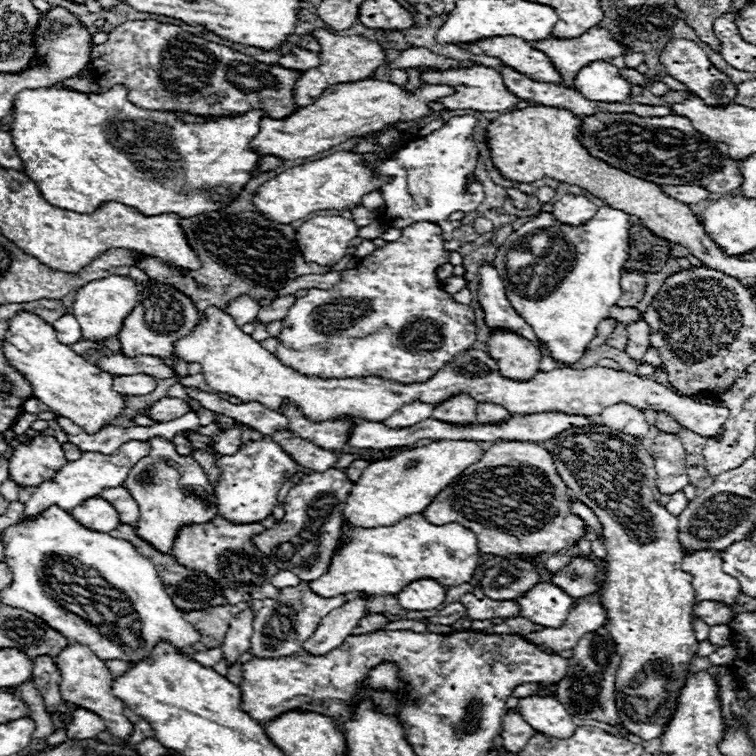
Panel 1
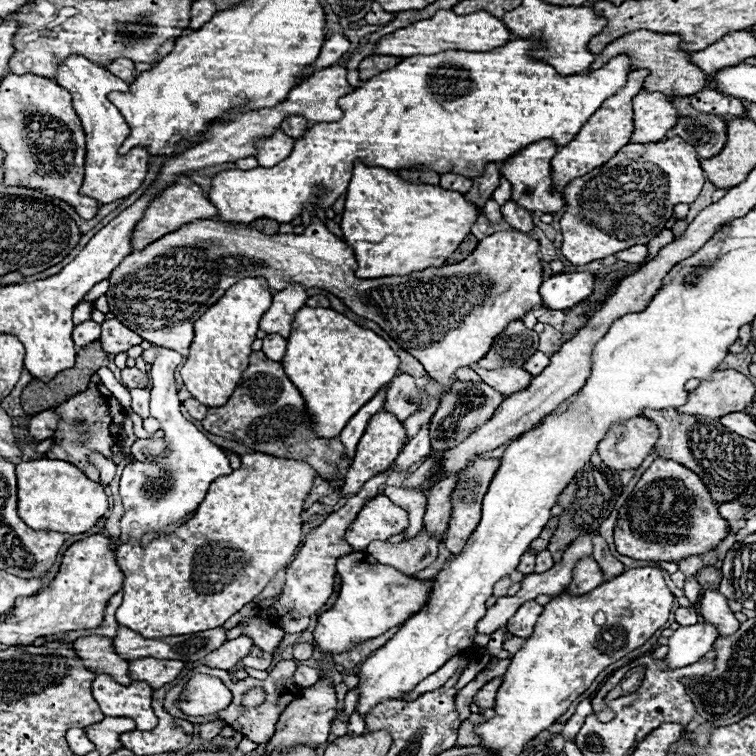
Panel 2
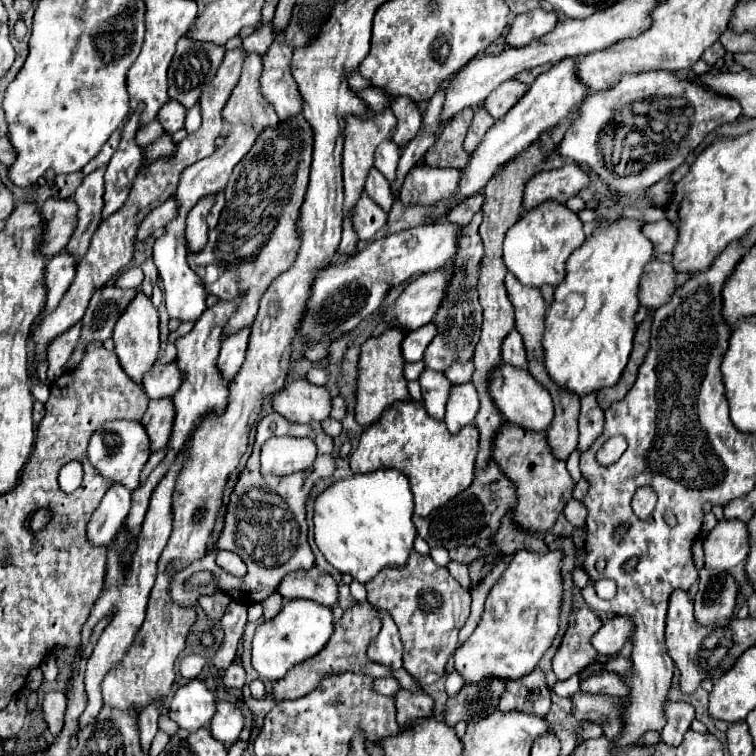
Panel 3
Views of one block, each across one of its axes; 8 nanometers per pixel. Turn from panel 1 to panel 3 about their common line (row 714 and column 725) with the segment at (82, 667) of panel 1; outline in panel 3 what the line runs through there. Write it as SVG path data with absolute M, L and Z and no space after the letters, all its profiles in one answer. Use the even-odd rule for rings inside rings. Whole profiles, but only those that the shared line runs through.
M668 70L624 76L614 88L590 92L576 110L578 118L568 126L564 138L560 140L560 146L556 146L556 154L588 166L608 184L610 190L616 190L620 194L644 192L646 188L674 172L688 158L688 154L692 154L704 140L696 138L698 124L704 124L706 134L710 134L722 124L736 122L736 118L742 114L740 104L736 100L720 98L704 86L696 86L694 80L684 80L676 76L676 72Z

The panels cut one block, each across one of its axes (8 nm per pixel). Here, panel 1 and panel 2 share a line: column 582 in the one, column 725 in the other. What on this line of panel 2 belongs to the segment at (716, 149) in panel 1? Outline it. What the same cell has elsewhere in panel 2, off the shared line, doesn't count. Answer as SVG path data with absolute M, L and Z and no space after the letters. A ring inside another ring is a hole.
M712 114L680 116L678 122L666 132L666 138L680 136L698 150L700 160L712 158L726 146L726 118Z

